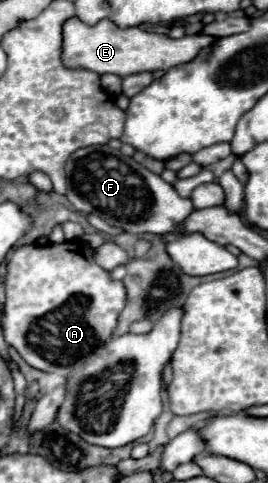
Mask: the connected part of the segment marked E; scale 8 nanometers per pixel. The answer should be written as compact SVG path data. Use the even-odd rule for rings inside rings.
M76 17L64 21L62 35L64 35L64 51L62 51L64 67L86 69L98 75L112 73L118 77L126 77L140 71L158 71L158 69L168 71L178 63L192 61L200 49L208 47L214 41L214 37L208 35L186 35L182 39L170 39L166 35L150 33L140 27L122 29L116 27L110 19L102 19L100 23L96 23L96 27L88 27L86 23L80 23L80 19Z

